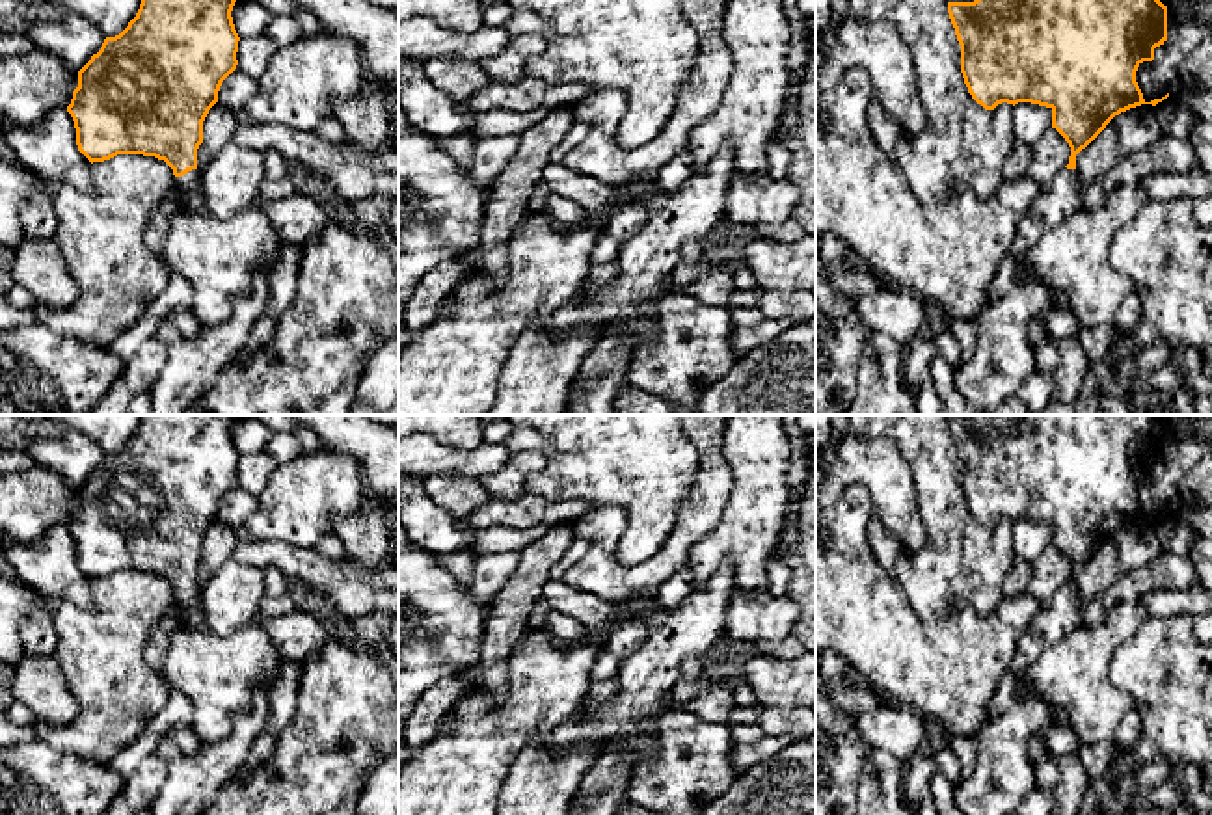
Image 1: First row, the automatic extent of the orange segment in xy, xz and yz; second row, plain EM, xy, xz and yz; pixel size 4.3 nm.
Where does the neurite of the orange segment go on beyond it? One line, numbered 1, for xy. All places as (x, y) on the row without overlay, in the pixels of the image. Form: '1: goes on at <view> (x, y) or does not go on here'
1: goes on at xy (188, 601)

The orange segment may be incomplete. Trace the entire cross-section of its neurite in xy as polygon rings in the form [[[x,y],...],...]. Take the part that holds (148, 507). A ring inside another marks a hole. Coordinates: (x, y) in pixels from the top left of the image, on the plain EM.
[[[141,415],[136,434],[78,488],[67,528],[78,568],[93,581],[117,571],[143,571],[173,586],[182,610],[181,629],[205,631],[199,612],[197,566],[203,538],[218,519],[222,499],[236,486],[238,450],[233,422],[238,415]]]

